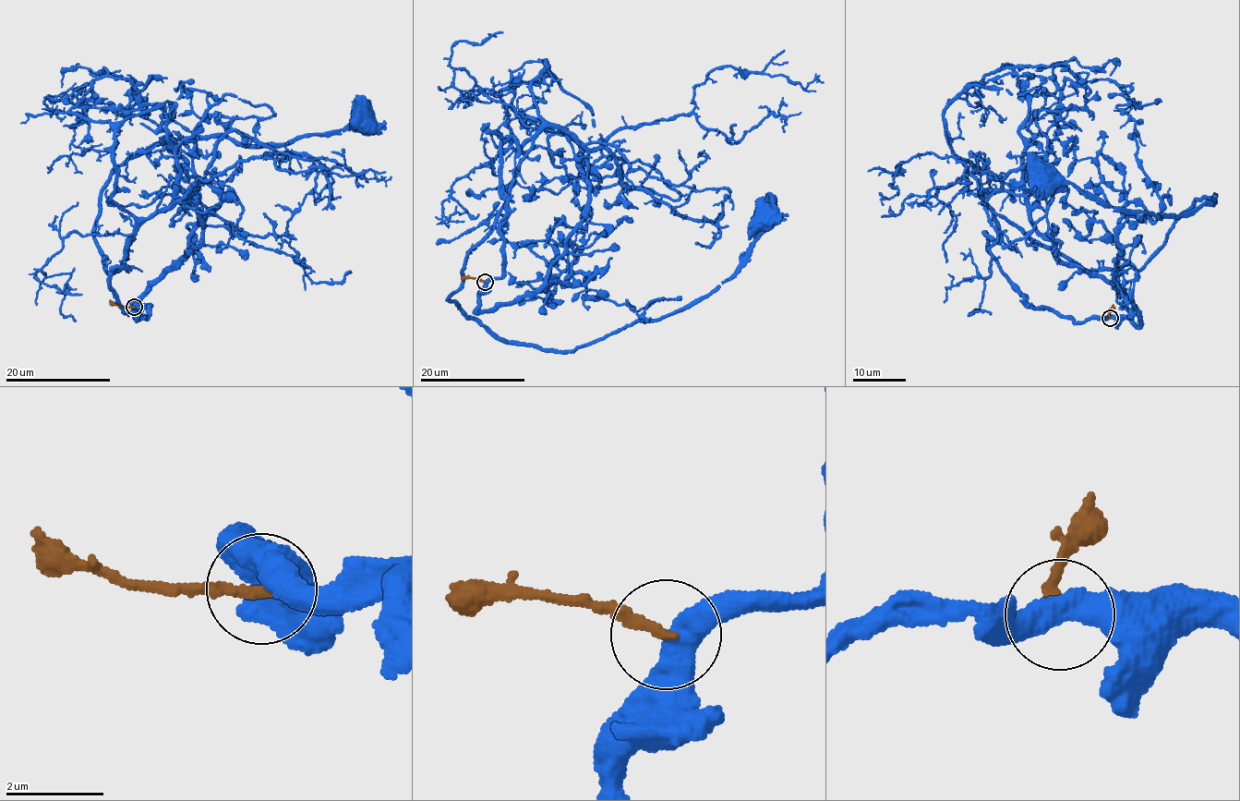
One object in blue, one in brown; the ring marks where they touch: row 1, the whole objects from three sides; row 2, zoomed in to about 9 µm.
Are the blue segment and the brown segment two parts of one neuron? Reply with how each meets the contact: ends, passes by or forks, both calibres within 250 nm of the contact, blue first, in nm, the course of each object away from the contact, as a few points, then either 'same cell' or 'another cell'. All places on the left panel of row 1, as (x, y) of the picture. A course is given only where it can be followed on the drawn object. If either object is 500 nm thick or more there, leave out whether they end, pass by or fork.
550 nm thick on the blue side, 240 nm on the other; blue runs (134, 307), (110, 285), (135, 238), (110, 273), (94, 236), (117, 168), (365, 116); brown runs (134, 307), (115, 305), (110, 299); another cell

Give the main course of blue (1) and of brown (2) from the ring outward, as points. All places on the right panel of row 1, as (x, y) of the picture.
1: (1109, 318), (1032, 307), (990, 250), (993, 212), (1091, 271), (1139, 269), (1214, 195), (1159, 220), (1044, 179)
2: (1109, 318), (1113, 304)

